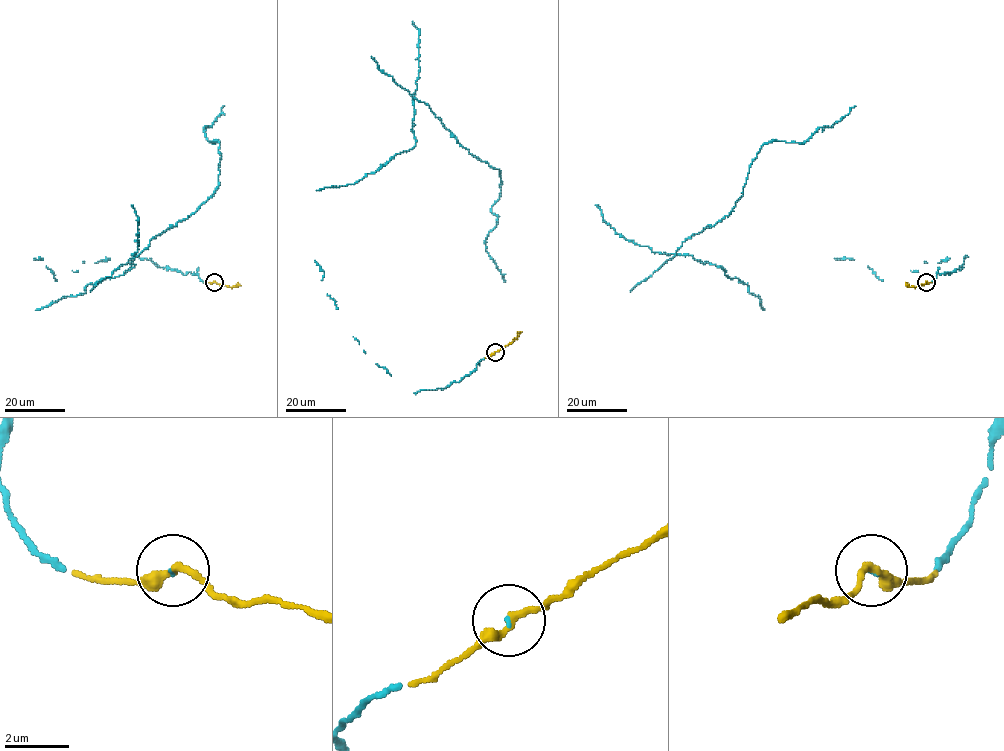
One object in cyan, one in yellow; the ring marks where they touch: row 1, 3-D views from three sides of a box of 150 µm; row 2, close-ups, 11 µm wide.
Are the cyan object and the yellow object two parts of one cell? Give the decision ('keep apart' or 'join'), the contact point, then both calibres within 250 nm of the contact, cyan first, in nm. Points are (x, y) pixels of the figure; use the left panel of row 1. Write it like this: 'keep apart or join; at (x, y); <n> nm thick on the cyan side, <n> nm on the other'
join; at (214, 282); 40 nm thick on the cyan side, 280 nm on the other

